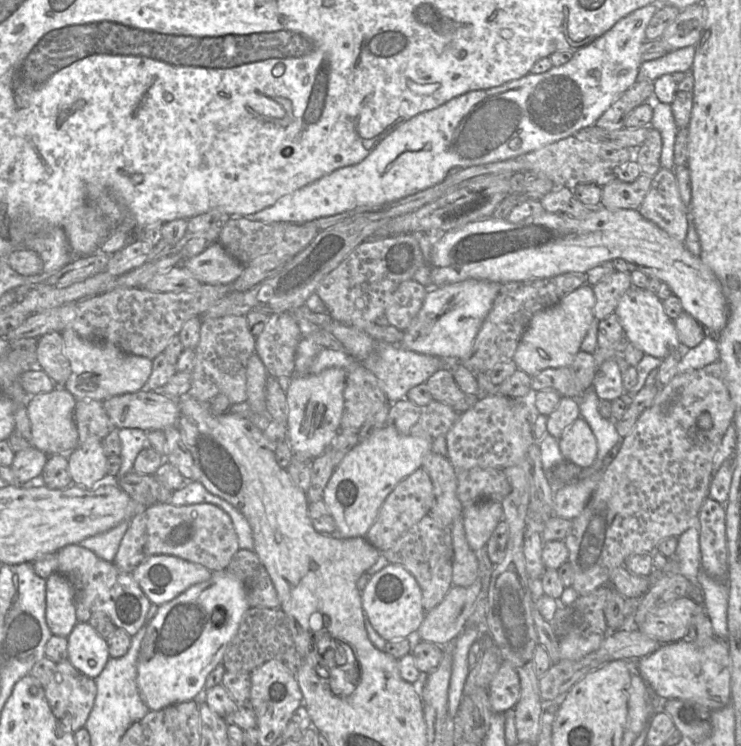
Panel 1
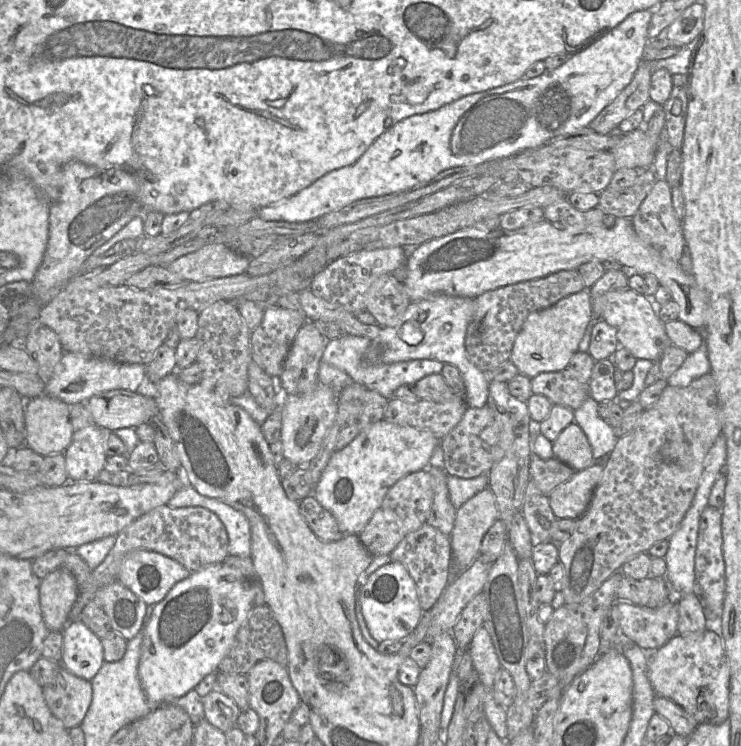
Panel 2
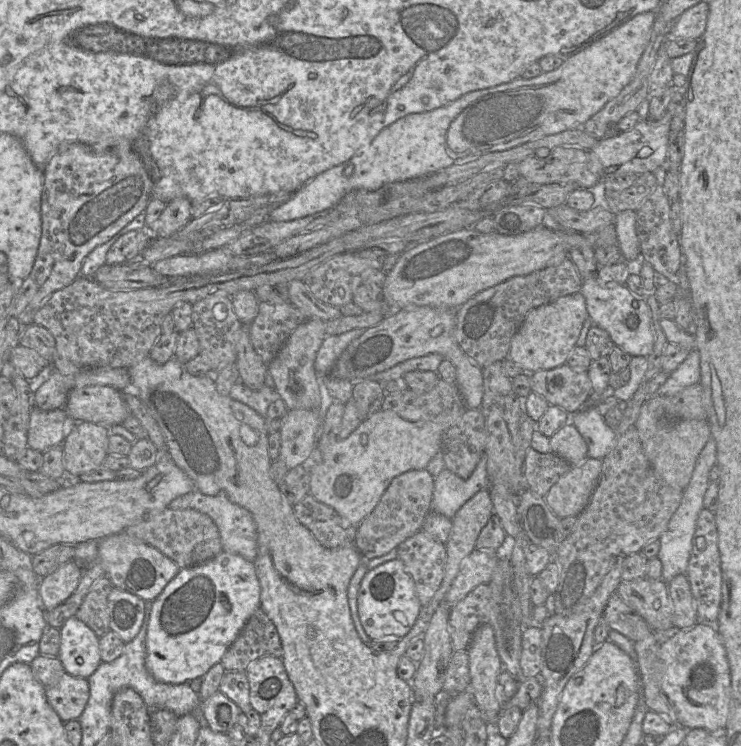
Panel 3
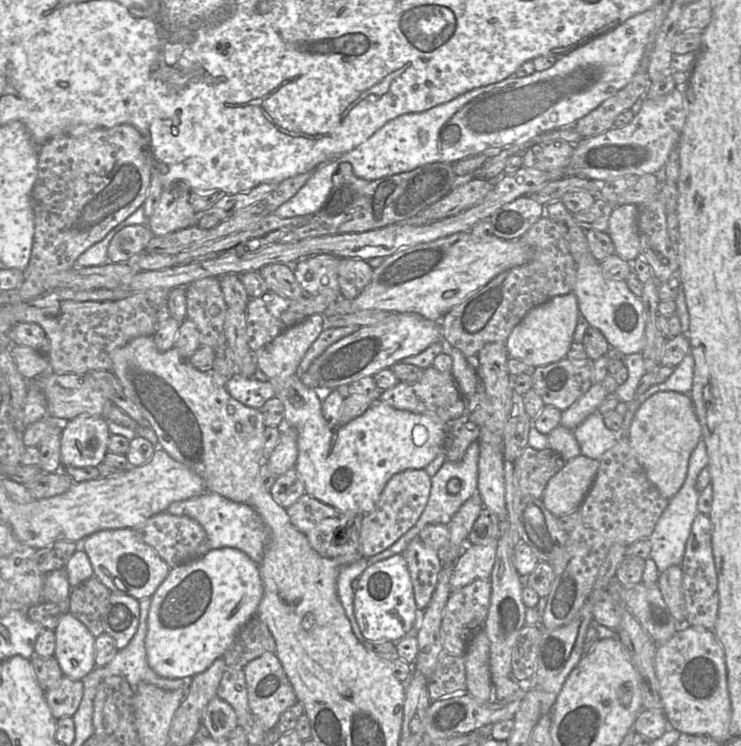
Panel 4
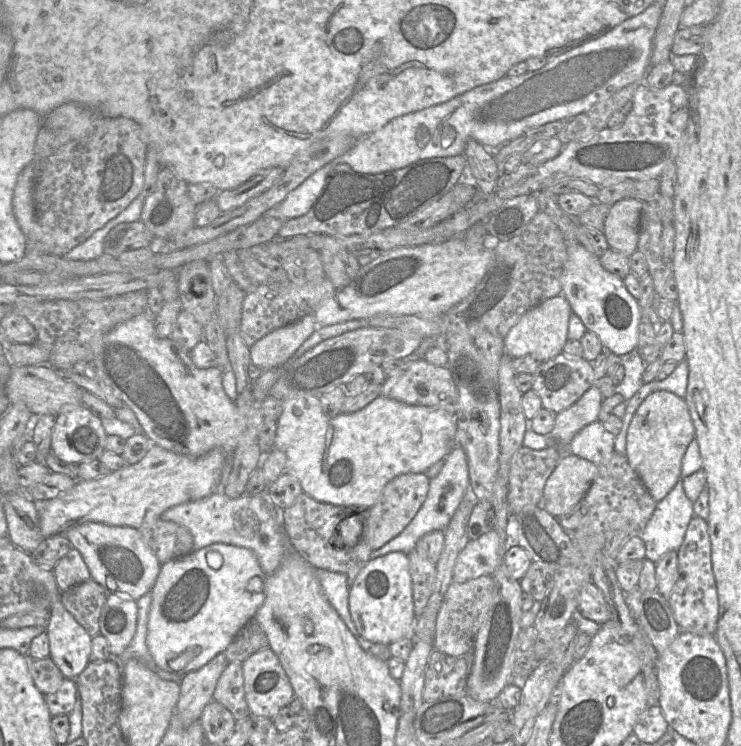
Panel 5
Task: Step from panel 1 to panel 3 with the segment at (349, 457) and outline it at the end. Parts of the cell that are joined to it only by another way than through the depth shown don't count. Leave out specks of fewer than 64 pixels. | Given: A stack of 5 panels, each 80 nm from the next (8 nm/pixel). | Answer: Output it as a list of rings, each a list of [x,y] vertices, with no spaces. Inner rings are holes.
[[[380,410],[361,422],[346,439],[319,437],[317,444],[304,463],[309,468],[311,494],[317,501],[336,510],[343,518],[358,526],[377,506],[391,481],[410,470],[425,469],[437,452],[442,450],[445,430],[433,422],[411,422],[390,410]]]

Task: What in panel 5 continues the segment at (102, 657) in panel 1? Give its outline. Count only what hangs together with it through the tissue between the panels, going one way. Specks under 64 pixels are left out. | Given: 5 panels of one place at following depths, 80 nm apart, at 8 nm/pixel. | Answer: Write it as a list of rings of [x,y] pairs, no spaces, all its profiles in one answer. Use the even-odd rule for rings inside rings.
[[[62,603],[51,604],[46,633],[49,637],[49,657],[64,678],[75,679],[90,662],[92,637]]]

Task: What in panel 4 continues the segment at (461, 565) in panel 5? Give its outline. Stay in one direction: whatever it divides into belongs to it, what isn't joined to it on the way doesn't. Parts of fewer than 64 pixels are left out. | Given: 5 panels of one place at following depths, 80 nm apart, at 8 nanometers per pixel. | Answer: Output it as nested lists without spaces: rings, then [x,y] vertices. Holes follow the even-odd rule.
[[[468,542],[467,545],[468,547],[462,551],[454,564],[454,570],[451,575],[451,592],[461,589],[478,579],[489,580],[491,576],[496,561],[497,545],[472,545]]]

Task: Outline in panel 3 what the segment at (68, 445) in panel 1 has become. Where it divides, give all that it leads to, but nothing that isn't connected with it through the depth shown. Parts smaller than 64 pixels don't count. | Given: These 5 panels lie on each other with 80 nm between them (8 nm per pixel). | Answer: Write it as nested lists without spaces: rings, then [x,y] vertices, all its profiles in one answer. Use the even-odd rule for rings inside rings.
[[[33,407],[28,429],[28,447],[44,453],[63,443],[69,426],[73,424],[64,408],[42,410]]]

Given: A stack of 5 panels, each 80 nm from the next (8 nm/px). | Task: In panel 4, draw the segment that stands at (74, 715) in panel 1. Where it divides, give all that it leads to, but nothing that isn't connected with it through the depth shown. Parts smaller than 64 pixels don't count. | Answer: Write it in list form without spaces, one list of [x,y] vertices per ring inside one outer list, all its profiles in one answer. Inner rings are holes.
[[[63,676],[59,684],[45,692],[45,699],[56,719],[72,717],[77,711],[84,693],[82,680]]]

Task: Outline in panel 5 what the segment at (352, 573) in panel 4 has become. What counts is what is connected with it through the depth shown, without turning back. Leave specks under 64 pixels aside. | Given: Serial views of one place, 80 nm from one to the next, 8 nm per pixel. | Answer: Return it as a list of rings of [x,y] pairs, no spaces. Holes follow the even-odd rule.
[[[315,569],[321,587],[333,608],[337,611],[354,638],[364,639],[357,631],[349,610],[349,587],[343,573]]]

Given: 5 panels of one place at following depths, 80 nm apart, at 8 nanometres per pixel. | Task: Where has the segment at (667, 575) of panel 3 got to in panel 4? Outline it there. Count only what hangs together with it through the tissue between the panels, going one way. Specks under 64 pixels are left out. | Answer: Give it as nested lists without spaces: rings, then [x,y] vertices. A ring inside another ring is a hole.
[[[700,440],[689,458],[686,480],[681,489],[670,500],[666,509],[657,521],[655,528],[648,538],[651,544],[650,558],[655,561],[659,573],[672,565],[680,565],[685,552],[692,523],[698,512],[700,492],[696,489],[696,480],[703,468],[707,467],[709,456],[705,442]]]

